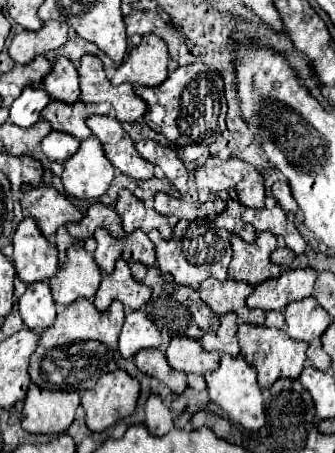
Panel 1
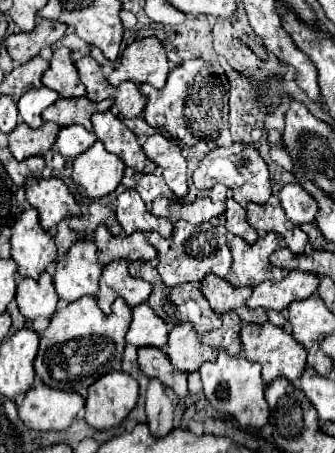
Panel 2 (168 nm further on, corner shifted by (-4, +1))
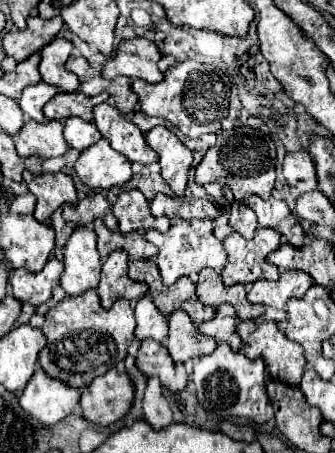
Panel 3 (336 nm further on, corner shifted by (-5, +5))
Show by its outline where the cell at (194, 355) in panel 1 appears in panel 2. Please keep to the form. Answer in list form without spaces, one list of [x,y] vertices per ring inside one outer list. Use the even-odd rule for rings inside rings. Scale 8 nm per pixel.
[[[178,324],[170,332],[166,354],[172,360],[174,368],[196,372],[204,362],[216,360],[218,350],[212,346],[204,346],[190,324]]]

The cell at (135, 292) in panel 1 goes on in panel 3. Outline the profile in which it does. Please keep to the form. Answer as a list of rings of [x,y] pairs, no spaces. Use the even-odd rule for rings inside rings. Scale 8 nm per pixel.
[[[115,250],[103,262],[101,282],[97,286],[97,294],[103,308],[111,308],[115,300],[139,300],[147,294],[147,286],[141,282],[133,282],[127,276],[127,254],[123,250]]]

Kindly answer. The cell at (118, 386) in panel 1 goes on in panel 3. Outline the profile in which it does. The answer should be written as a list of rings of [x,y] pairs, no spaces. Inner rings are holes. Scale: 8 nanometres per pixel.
[[[115,368],[107,370],[103,376],[97,376],[81,392],[81,410],[83,418],[109,426],[121,420],[133,402],[133,380]]]

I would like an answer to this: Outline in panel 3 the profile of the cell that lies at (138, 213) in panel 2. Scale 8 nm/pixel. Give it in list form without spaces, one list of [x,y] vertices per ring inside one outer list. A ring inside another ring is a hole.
[[[139,190],[131,192],[121,192],[115,206],[113,214],[119,220],[119,230],[121,234],[129,232],[145,232],[149,228],[155,228],[159,232],[167,232],[169,220],[167,218],[153,218],[149,212],[149,202]]]

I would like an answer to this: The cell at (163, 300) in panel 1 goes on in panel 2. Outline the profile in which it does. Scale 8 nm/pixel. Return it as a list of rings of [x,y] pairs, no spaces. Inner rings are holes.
[[[160,276],[152,280],[152,286],[154,290],[148,298],[148,304],[170,328],[190,322],[198,334],[206,334],[222,326],[220,316],[208,306],[208,300],[202,296],[198,286],[182,284],[168,288],[162,284]]]

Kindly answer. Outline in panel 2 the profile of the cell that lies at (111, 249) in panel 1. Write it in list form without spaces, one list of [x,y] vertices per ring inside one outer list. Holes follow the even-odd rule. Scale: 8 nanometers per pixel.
[[[98,226],[94,240],[98,246],[98,258],[100,258],[102,266],[106,266],[118,258],[124,258],[128,262],[134,262],[134,260],[150,262],[156,258],[156,250],[148,244],[146,234],[142,234],[142,232],[134,232],[130,236],[126,236],[126,234],[112,236],[106,230],[106,226]]]

